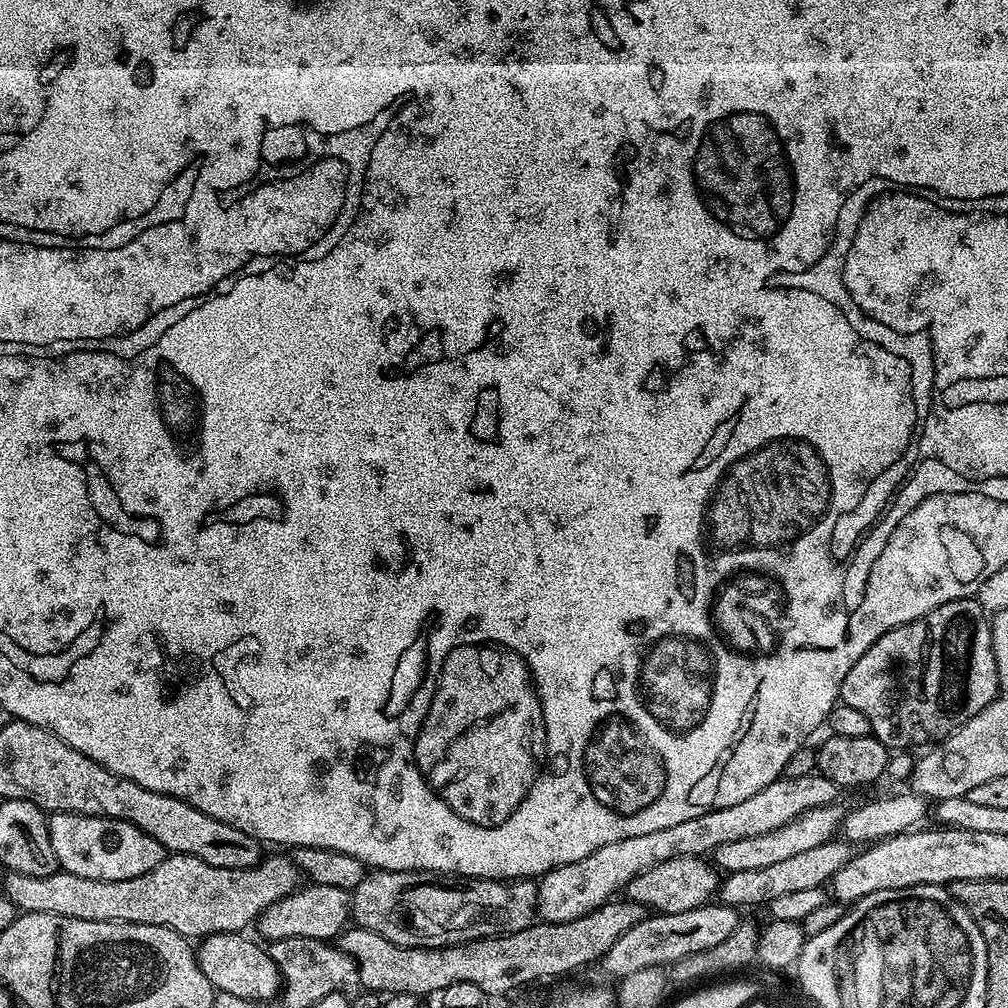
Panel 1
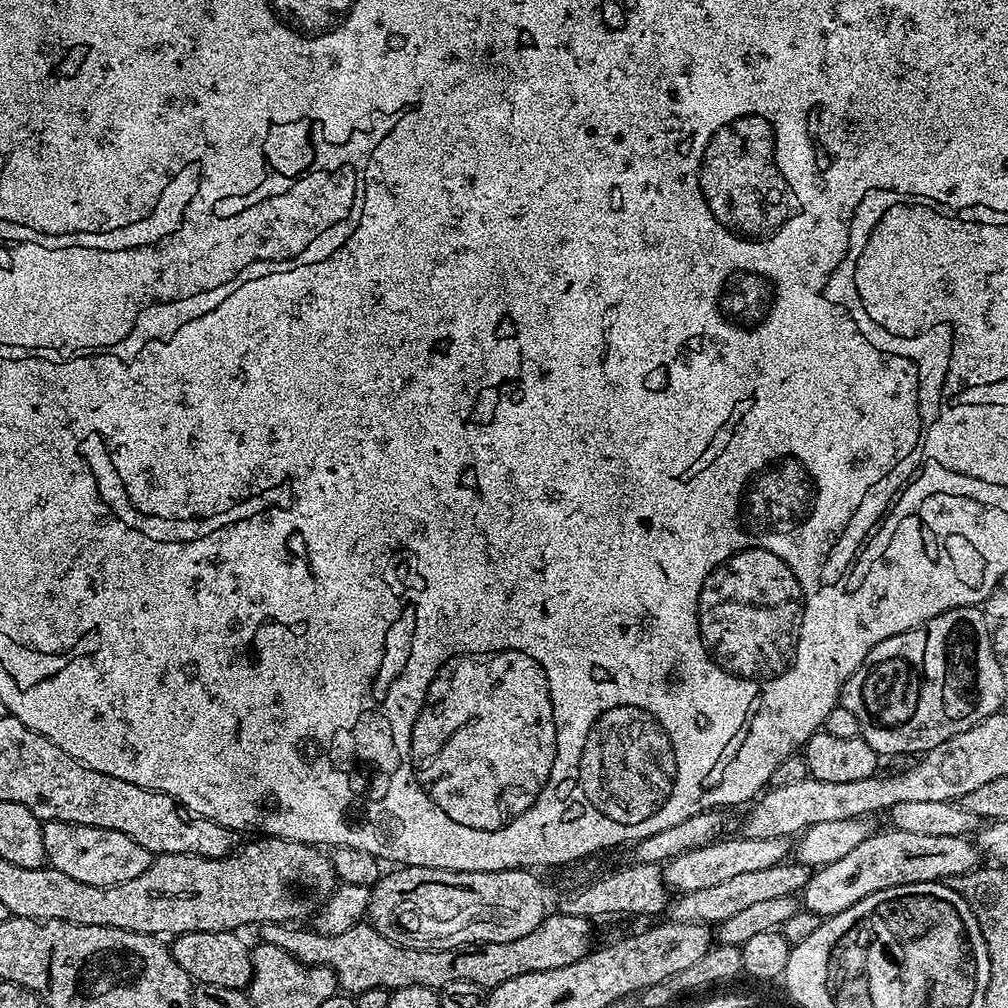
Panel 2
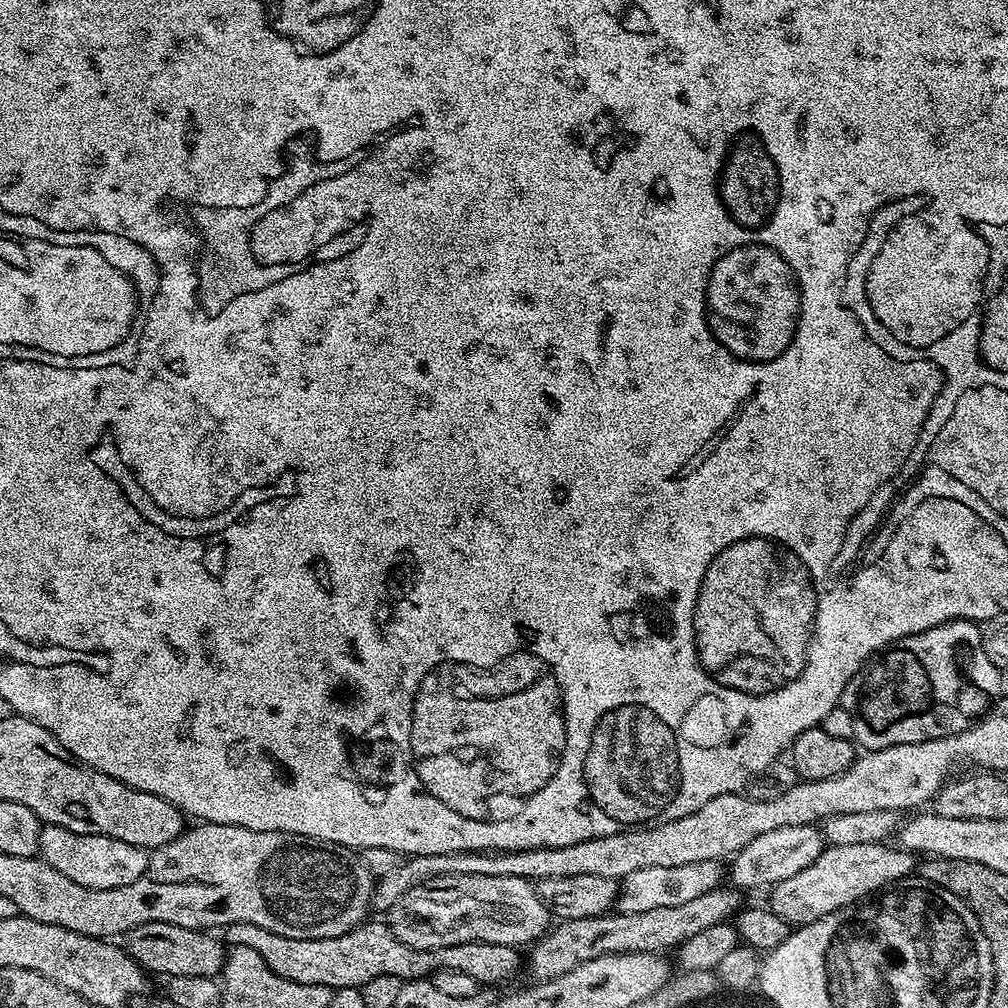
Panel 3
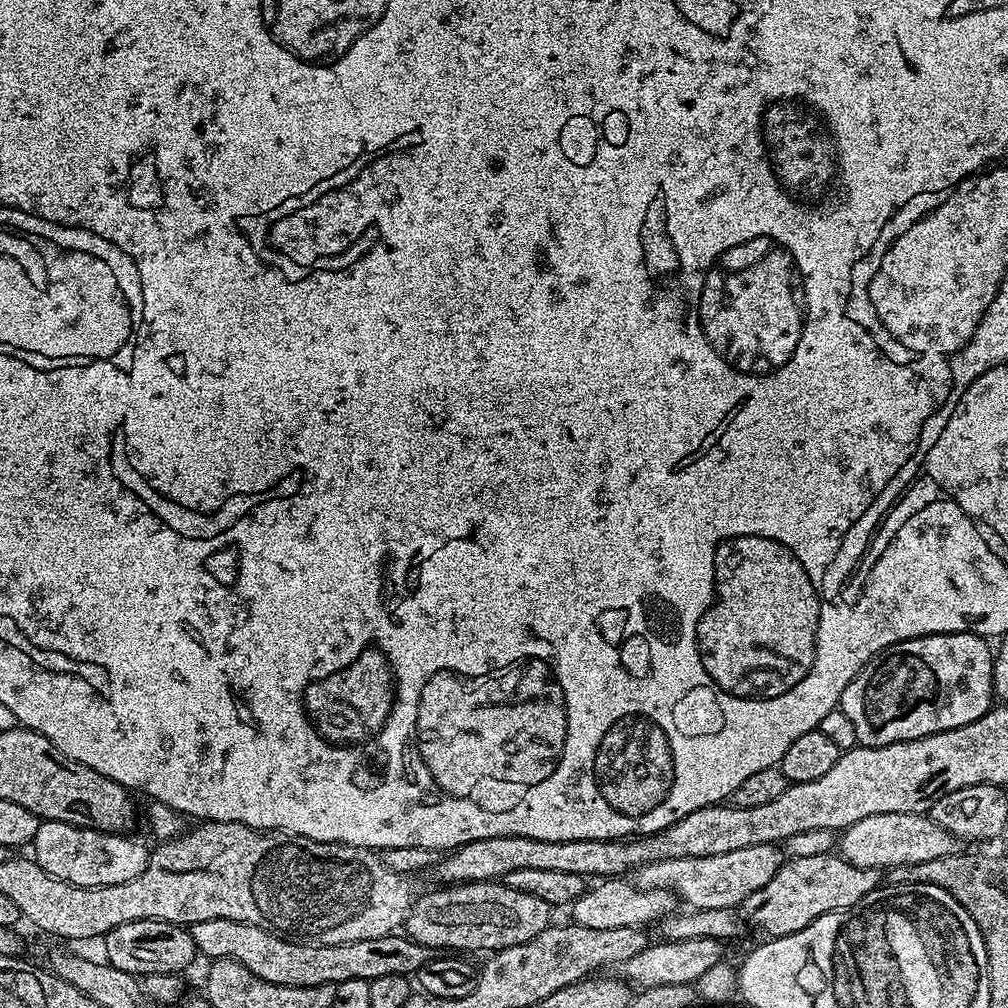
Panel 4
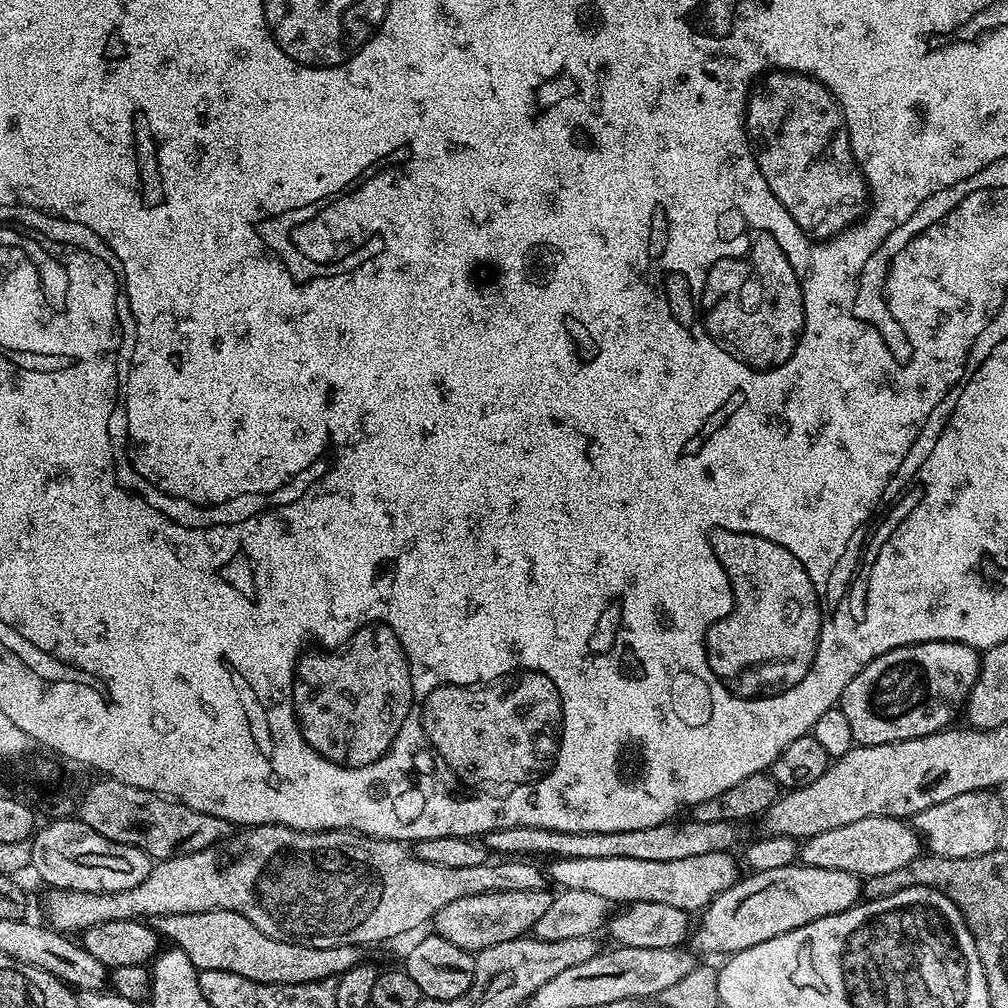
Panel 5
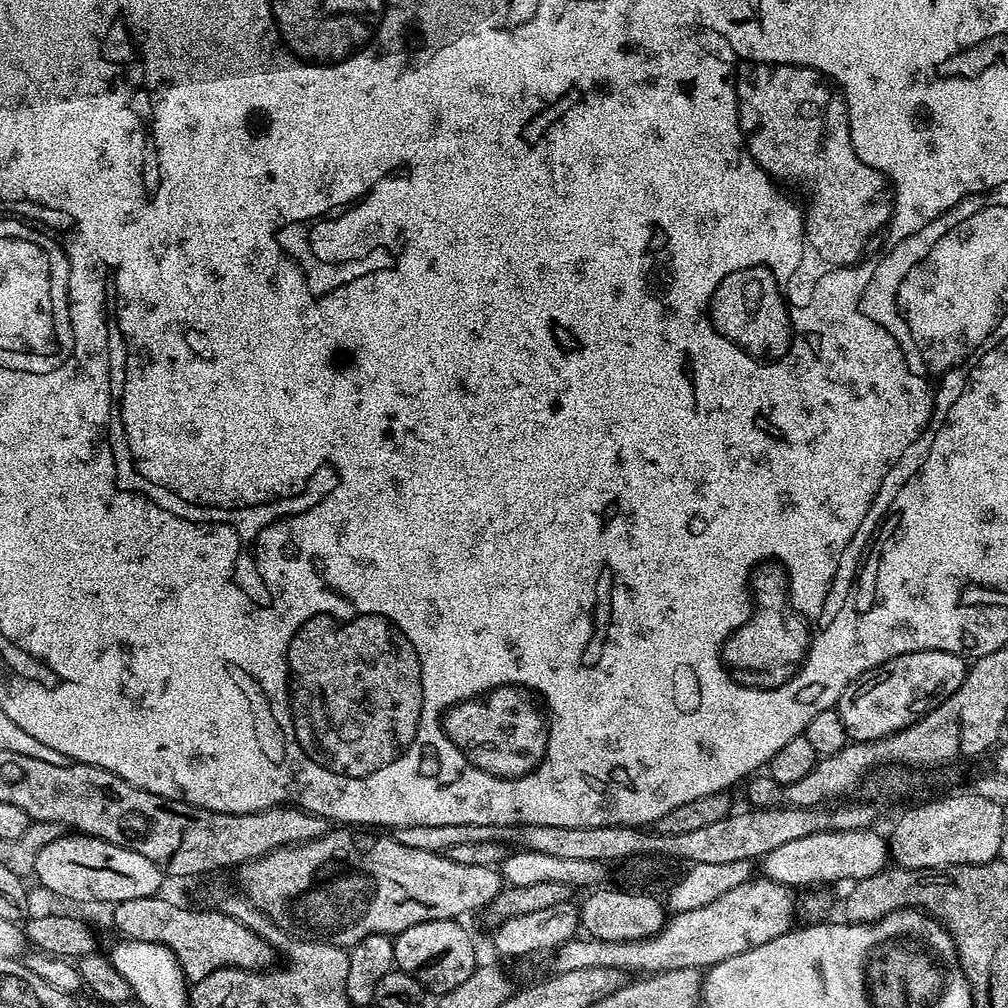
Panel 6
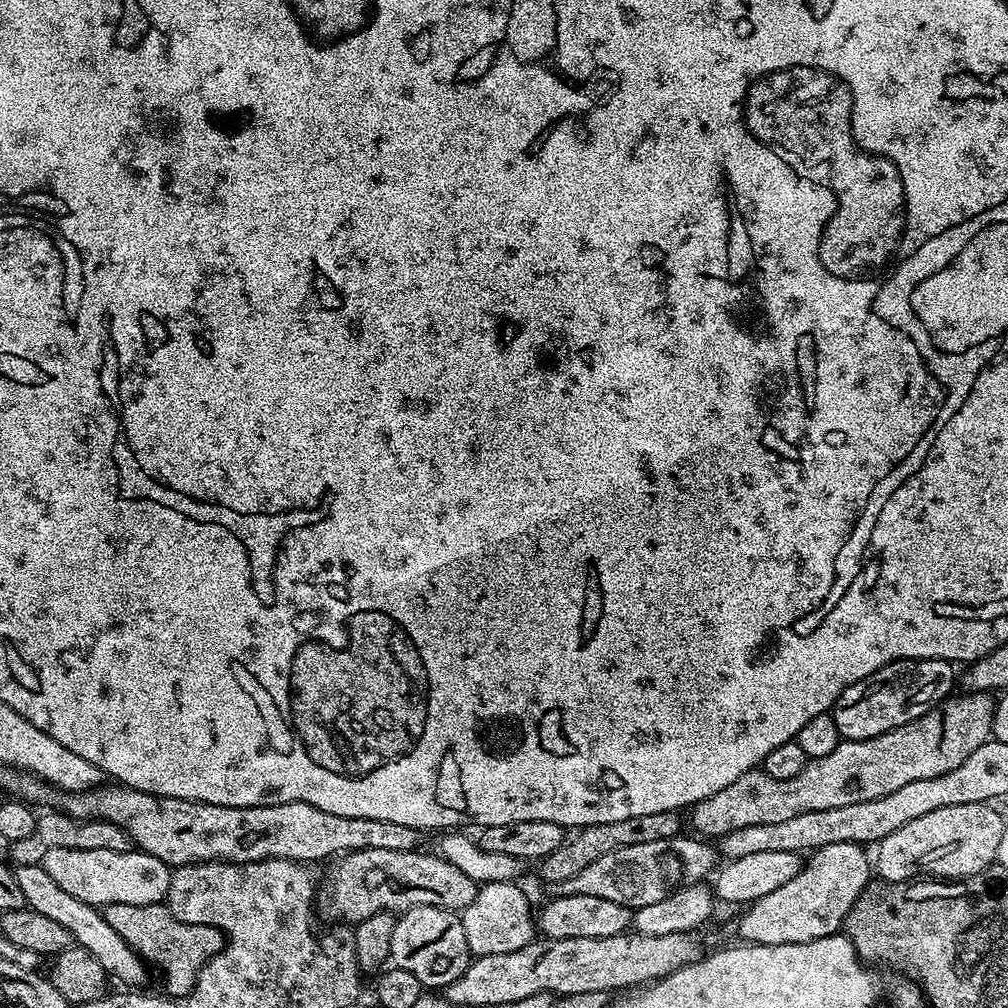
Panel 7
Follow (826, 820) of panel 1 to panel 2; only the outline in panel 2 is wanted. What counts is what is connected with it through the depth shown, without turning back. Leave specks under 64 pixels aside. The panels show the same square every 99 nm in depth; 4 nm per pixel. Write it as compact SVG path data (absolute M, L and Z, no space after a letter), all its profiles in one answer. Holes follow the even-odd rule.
M736 834L733 840L717 838L711 844L703 844L701 848L695 848L689 852L683 852L681 856L667 861L664 869L665 883L671 888L677 888L677 893L683 894L694 890L707 890L709 886L714 886L718 882L726 882L729 878L735 878L737 874L747 874L753 870L766 870L766 866L785 863L787 854L790 852L790 844L785 837L778 838L746 838L743 834Z

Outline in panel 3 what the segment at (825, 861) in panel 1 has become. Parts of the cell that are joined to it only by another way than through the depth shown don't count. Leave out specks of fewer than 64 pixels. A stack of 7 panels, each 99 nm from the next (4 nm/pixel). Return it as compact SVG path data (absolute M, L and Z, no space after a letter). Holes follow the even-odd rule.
M721 886L694 898L683 906L662 906L659 910L645 912L621 912L613 910L603 916L578 918L557 923L547 934L531 945L532 957L527 957L526 968L536 975L537 981L553 980L562 974L570 974L574 966L602 958L610 954L631 952L665 953L668 949L679 949L686 938L694 938L709 926L731 921L742 907L741 893L732 886Z

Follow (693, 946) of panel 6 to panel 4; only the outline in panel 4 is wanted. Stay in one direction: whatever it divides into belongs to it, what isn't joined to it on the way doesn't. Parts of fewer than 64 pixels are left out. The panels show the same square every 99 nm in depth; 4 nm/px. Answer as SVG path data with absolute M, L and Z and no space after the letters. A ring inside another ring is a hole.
M814 854L814 858L797 856L781 863L766 886L754 890L754 894L744 899L742 915L751 927L753 924L761 928L765 937L789 936L810 926L810 922L822 918L822 914L854 906L881 884L881 869L854 866L839 854Z

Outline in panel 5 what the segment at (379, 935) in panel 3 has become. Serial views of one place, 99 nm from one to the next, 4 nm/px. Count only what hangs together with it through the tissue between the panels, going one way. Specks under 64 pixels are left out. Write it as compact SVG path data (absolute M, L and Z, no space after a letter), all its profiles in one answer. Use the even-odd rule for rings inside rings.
M206 910L194 914L166 914L155 917L154 927L169 945L175 946L190 958L190 962L200 972L229 972L242 978L250 978L263 984L305 984L319 980L338 978L346 970L357 968L365 963L365 949L359 944L343 944L342 946L302 946L294 942L282 942L270 938L270 934L262 934L250 918L242 918L234 910Z

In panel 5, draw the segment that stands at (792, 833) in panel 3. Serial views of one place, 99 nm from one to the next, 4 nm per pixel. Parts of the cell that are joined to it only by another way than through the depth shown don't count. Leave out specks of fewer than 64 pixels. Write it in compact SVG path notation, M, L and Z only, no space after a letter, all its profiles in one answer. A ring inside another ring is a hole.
M726 852L698 854L698 858L678 858L675 862L645 862L638 858L562 858L547 865L546 875L557 889L587 890L606 898L609 905L634 902L663 902L689 914L699 913L708 903L741 879L735 855Z

